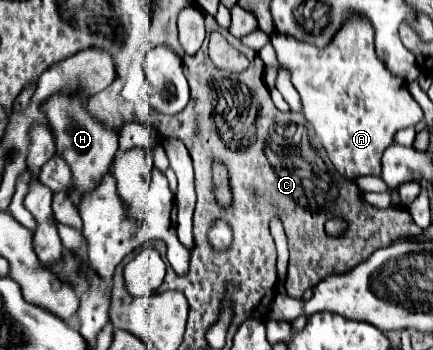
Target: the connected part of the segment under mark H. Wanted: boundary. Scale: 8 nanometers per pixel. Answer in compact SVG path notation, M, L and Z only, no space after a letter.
M58 93L46 101L42 107L48 119L52 121L54 127L54 137L56 137L56 153L68 163L72 169L72 187L76 193L90 193L96 189L100 179L110 173L114 155L118 151L118 135L98 123L86 109L84 109L86 97L76 97L76 95L66 95Z

